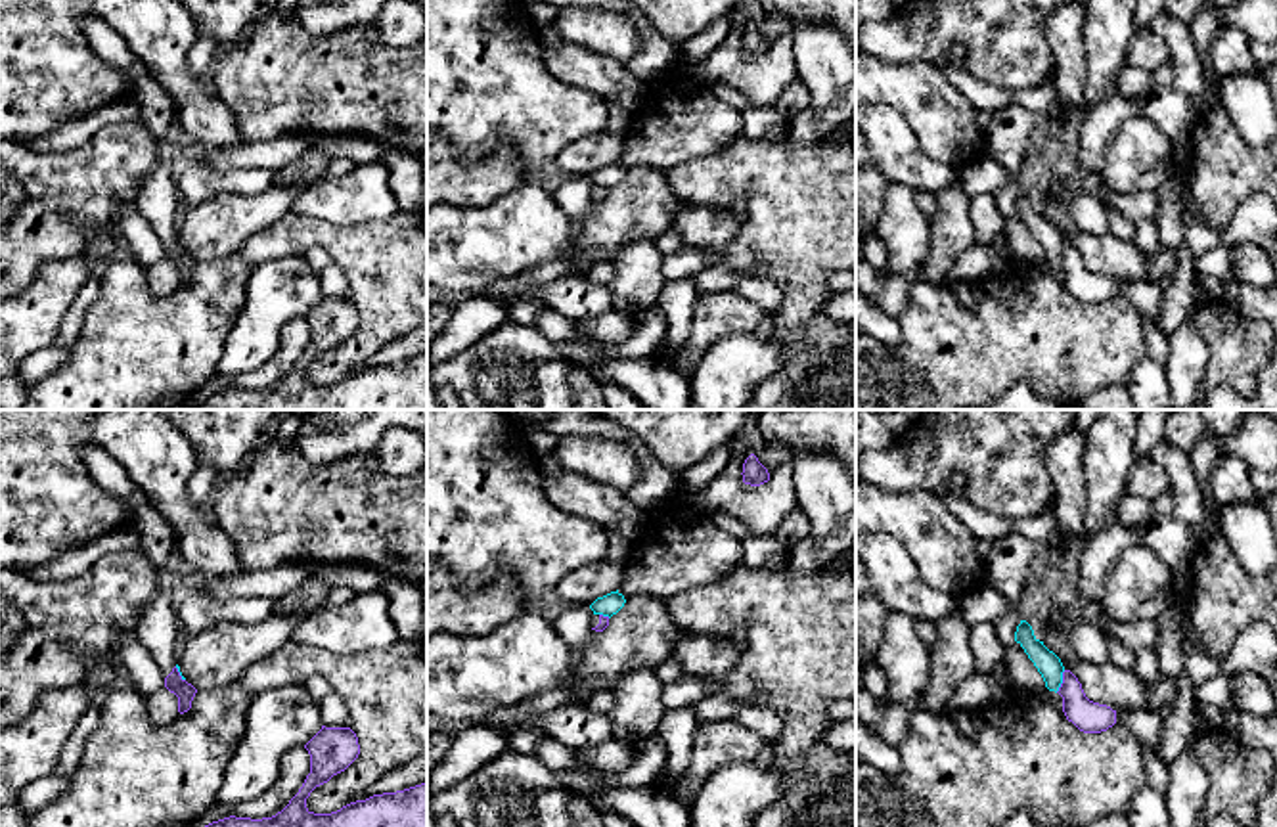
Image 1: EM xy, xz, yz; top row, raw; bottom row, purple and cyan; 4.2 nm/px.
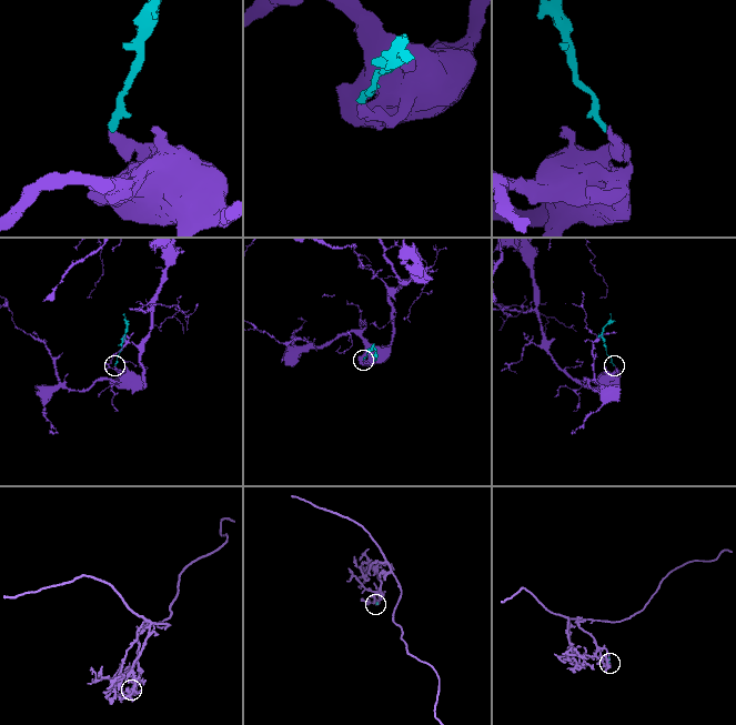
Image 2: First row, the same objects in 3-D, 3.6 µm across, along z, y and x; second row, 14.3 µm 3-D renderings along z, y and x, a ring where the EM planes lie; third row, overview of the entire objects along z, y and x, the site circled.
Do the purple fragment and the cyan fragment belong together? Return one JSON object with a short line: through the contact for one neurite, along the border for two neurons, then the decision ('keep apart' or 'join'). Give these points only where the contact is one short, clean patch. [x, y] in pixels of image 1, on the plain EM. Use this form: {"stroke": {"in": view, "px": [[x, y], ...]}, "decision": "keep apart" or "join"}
{"stroke": {"in": "yz", "px": [[1065, 242], [1063, 253], [1055, 263]]}, "decision": "keep apart"}

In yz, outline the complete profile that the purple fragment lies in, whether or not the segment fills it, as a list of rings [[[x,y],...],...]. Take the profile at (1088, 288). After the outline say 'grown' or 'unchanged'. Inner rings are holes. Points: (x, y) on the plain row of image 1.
[[[1063,243],[1063,255],[1057,262],[1063,268],[1063,283],[1084,304],[1101,304],[1116,295],[1116,281],[1093,274],[1086,268],[1082,255],[1070,243]]]; unchanged

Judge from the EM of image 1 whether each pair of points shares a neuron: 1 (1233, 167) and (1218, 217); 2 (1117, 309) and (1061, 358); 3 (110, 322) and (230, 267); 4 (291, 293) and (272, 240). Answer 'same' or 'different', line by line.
1: same
2: same
3: same
4: different

